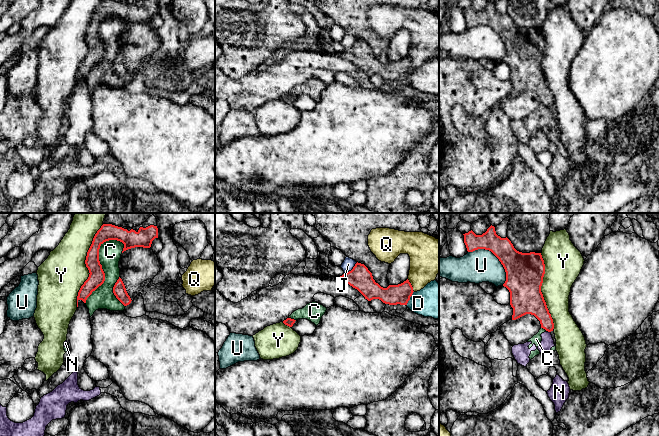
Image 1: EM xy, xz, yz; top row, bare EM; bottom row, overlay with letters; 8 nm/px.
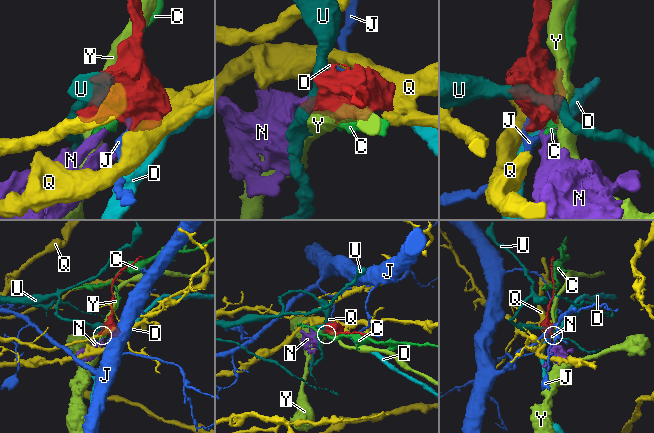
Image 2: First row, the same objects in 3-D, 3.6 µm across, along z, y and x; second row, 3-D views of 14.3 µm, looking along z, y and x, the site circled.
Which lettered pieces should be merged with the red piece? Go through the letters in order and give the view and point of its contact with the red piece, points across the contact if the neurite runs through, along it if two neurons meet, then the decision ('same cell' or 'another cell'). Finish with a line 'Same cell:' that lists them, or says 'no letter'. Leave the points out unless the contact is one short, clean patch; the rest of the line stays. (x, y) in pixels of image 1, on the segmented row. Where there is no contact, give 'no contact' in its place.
C: meets red in xy at (100, 264); another cell
D: meets red in xz at (409, 298); border along xz (413, 291), (406, 305); another cell
J: meets red in xz at (352, 269); border along xz (357, 262), (350, 270), (344, 273); another cell
N: meets red in yz at (549, 331); border along yz (548, 331), (550, 332); another cell
Q: meets red in xz at (411, 285); another cell
U: meets red in yz at (496, 256); another cell
Y: meets red in xy at (86, 265); another cell
Same cell: no letter

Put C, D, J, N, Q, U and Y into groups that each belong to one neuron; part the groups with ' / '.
C N / D / J / Q / U / Y

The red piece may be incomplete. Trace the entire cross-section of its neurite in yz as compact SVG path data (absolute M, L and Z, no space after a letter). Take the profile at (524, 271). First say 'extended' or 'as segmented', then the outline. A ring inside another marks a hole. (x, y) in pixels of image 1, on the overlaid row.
as segmented; M492 225L482 235L476 235L472 230L463 235L468 252L489 250L503 265L506 272L503 286L510 292L512 320L531 314L540 321L541 328L553 331L553 319L541 292L545 274L541 253L517 251L507 237L501 238L496 234Z

